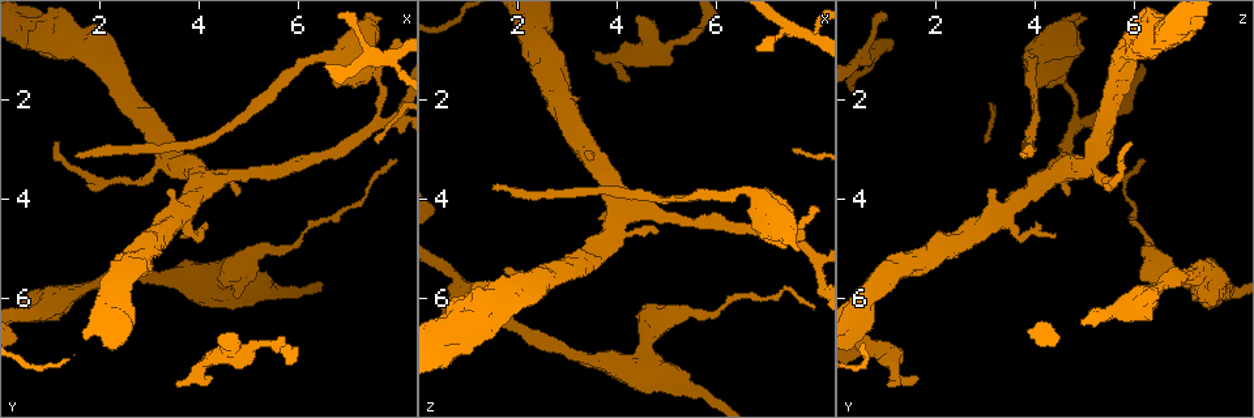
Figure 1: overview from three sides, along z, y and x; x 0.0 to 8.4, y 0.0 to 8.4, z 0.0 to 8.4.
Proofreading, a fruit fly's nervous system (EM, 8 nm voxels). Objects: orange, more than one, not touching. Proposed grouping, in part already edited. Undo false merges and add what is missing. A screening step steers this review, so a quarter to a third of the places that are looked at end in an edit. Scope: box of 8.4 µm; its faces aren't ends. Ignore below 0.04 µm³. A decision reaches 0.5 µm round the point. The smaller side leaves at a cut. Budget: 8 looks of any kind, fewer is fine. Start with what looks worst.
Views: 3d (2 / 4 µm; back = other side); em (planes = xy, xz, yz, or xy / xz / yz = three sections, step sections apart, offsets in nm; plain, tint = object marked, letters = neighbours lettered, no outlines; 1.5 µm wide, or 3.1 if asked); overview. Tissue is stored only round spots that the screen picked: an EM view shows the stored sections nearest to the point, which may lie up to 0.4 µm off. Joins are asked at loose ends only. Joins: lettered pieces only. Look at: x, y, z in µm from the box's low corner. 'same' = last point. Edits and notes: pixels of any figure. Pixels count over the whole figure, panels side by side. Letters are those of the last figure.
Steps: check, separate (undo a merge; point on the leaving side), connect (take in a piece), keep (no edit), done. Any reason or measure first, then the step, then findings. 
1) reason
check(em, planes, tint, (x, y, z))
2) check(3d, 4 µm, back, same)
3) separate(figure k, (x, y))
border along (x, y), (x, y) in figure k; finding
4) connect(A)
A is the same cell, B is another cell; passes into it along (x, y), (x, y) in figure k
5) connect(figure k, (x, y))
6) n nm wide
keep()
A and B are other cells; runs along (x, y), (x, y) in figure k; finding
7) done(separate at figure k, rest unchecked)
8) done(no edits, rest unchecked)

free end
check(3d, 4 µm, (3.60, 7.75, 1.00))

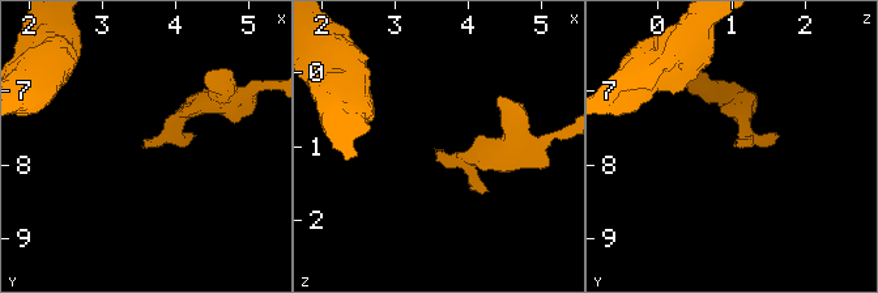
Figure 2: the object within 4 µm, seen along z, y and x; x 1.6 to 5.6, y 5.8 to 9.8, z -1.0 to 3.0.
shape alone is not enough
check(em, planes, tint, (3.60, 7.75, 1.00))

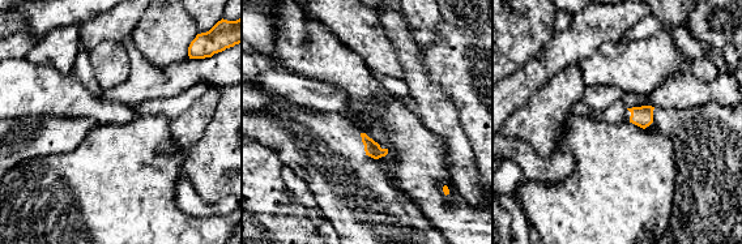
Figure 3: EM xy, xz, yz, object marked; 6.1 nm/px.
check(em, planes, letters, same)

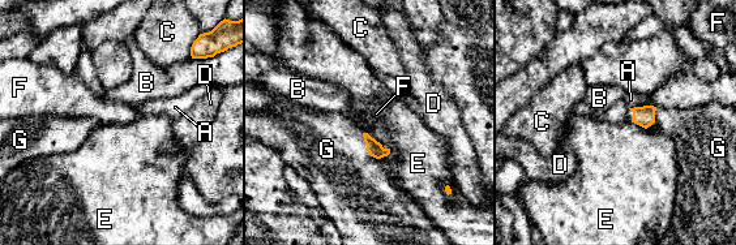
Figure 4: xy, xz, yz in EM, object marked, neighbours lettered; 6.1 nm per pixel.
connect(G)
G is the same cell, A, B, C, D, E and F are other cells; the neuron continues

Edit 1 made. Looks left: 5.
check(overview)

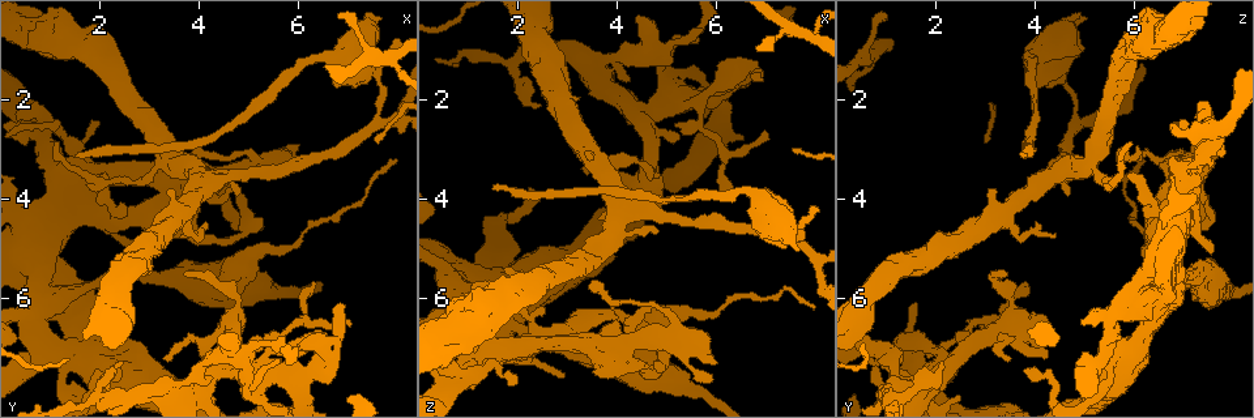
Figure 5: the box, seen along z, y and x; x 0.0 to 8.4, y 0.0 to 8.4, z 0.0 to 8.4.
abrupt turn
check(3d, 4 µm, (7.25, 1.35, 4.45))

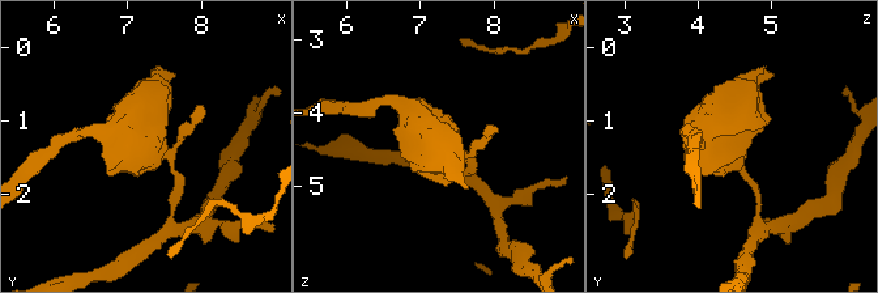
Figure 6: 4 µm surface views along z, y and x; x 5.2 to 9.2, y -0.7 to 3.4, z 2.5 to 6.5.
check(em, planes, letters, (7.30, 1.35, 4.45))

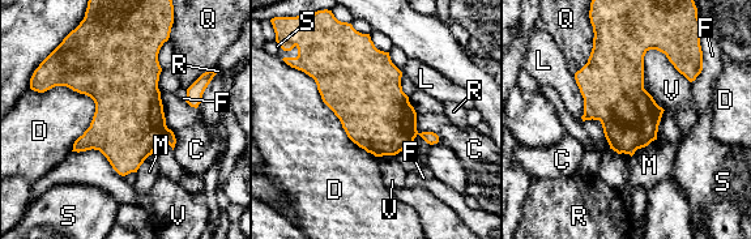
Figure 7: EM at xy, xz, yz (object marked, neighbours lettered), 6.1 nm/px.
separate(figure 7, (128, 124))
C, D, F, L, M, Q, R, S and V are other cells; border along (167, 128), (162, 140) in figure 7; a second neuron is stuck on

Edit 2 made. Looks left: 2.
free end
check(3d, 2 µm, (6.85, 6.15, 1.65))

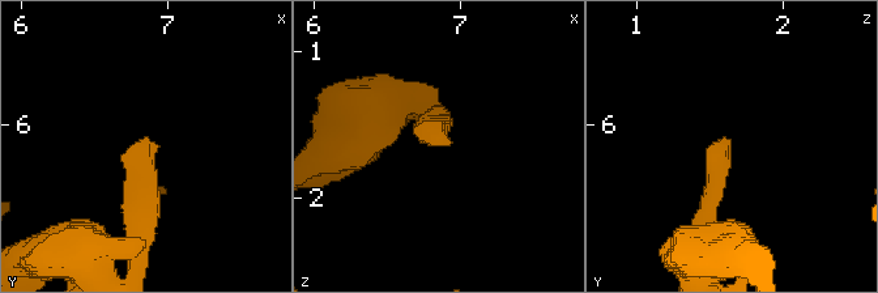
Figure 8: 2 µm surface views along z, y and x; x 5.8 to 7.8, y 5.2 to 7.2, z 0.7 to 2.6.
now the EM
check(em, planes, letters, (6.84, 6.10, 1.64))

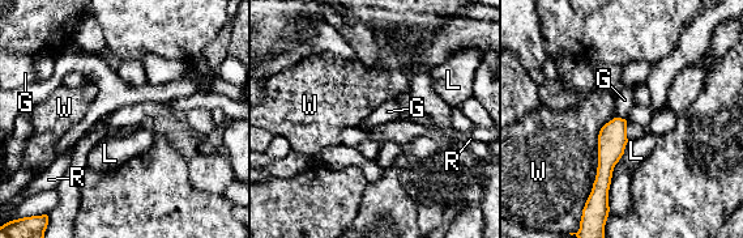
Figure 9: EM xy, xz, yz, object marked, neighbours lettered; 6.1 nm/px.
180 nm wide; W touches over 550 nm
keep()
G, L, R and W are other cells; no lettered piece goes on from it

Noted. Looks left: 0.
done(connect at figure 4, separate at figure 7, rest unchecked)

